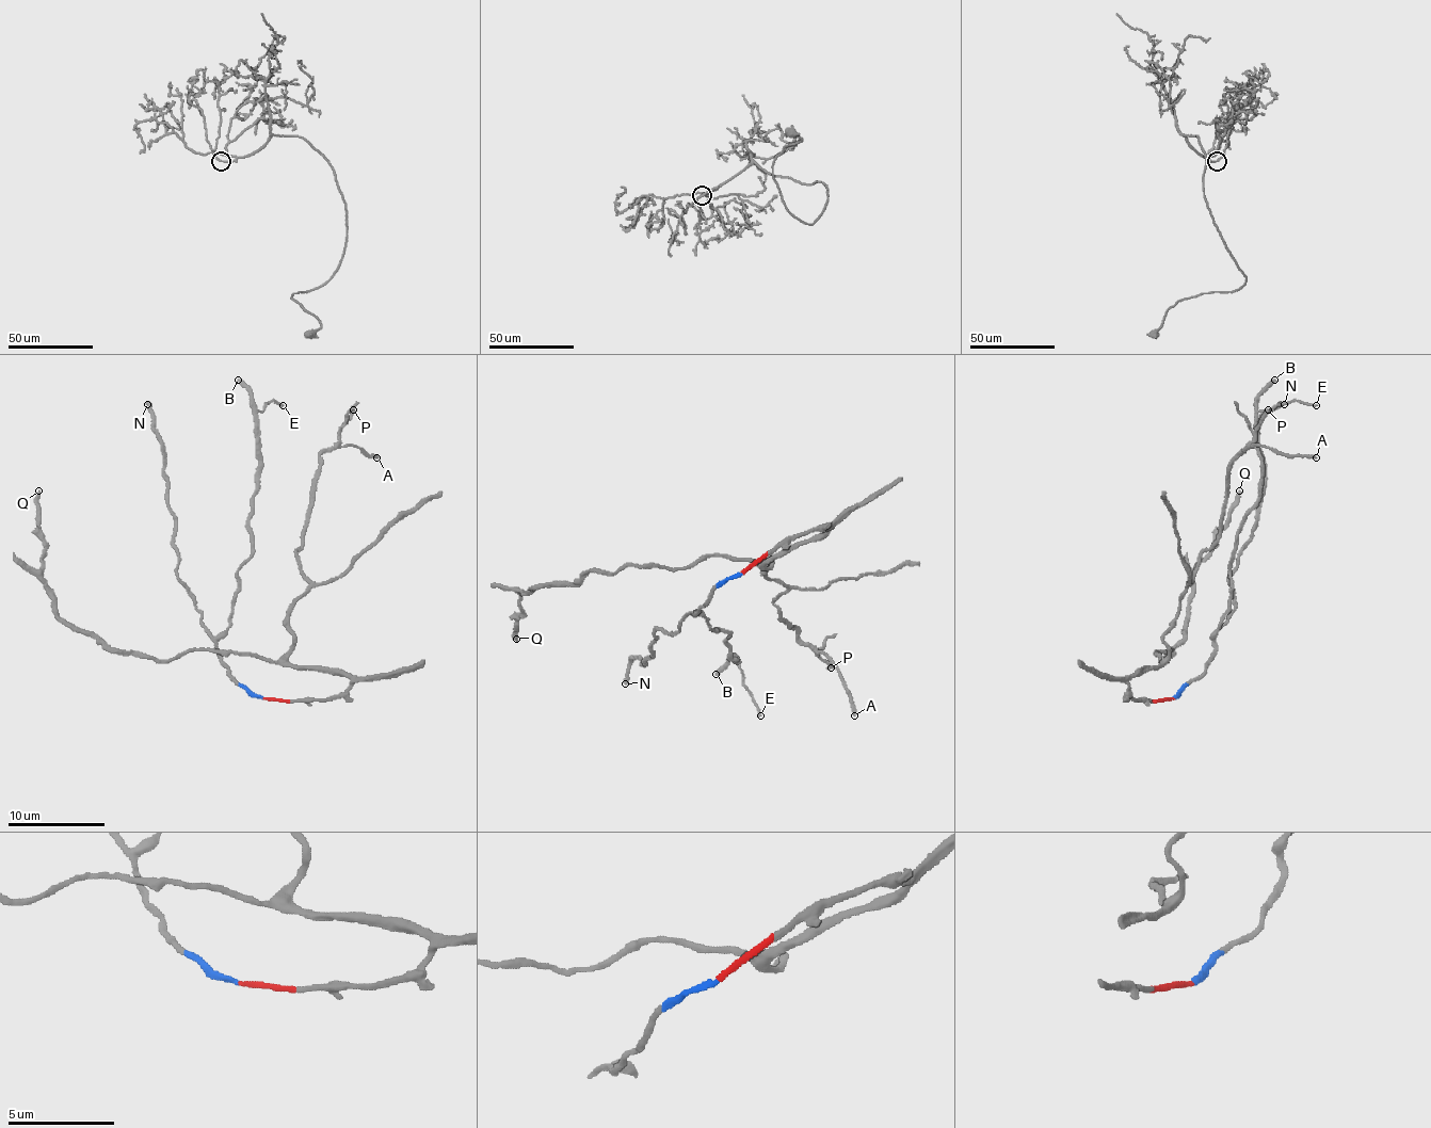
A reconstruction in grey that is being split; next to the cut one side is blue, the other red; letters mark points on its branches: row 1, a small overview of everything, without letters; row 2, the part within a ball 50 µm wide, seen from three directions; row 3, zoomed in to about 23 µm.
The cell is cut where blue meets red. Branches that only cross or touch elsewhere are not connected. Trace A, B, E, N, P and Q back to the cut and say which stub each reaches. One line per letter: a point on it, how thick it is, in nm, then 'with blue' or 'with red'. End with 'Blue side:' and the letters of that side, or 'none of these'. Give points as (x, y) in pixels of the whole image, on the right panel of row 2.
A: at (1316, 457); 240 nm thick; with red
B: at (1274, 380); 320 nm thick; with blue
E: at (1316, 405); 170 nm thick; with blue
N: at (1284, 404); 320 nm thick; with blue
P: at (1268, 409); 280 nm thick; with red
Q: at (1239, 490); 280 nm thick; with red
Blue side: B, E, N

